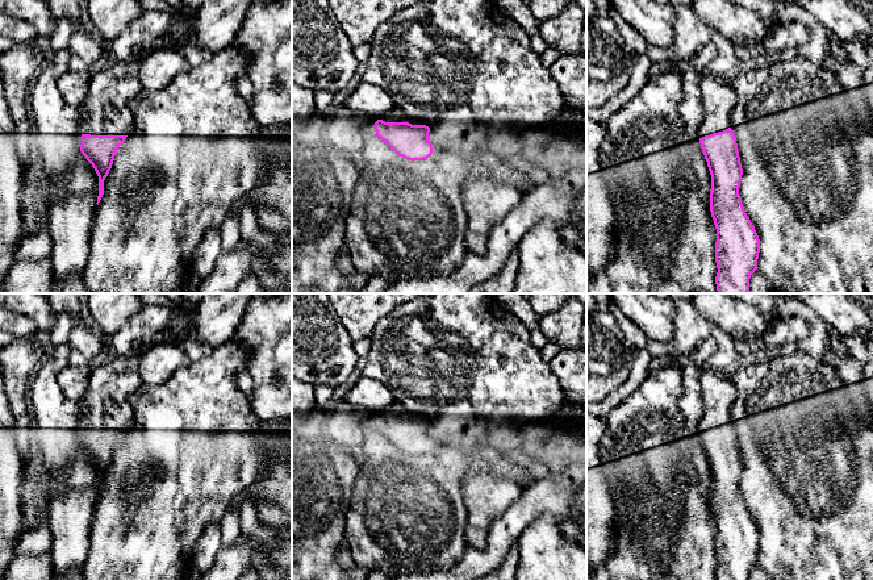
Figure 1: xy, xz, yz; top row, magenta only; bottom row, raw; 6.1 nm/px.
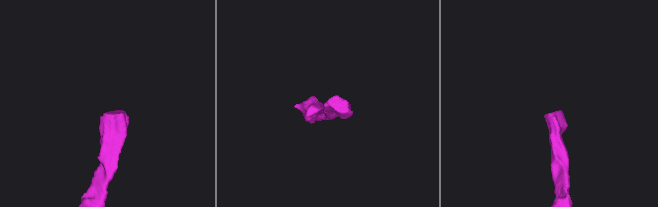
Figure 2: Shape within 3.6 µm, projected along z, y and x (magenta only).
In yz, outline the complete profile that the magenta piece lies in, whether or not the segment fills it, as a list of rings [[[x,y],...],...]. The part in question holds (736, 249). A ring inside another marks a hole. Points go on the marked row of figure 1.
[[[707,72],[701,76],[699,84],[703,118],[698,137],[711,175],[710,212],[717,229],[717,291],[751,293],[749,279],[757,270],[760,239],[739,195],[743,168],[731,129],[736,91],[727,76]]]

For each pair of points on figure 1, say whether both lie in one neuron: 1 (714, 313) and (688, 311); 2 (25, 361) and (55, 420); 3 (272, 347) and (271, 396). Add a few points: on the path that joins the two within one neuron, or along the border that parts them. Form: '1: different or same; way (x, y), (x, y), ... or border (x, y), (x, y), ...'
1: different; border (693, 307), (710, 324)
2: different; border (37, 371), (29, 387)
3: same; way (272, 359), (271, 384)

